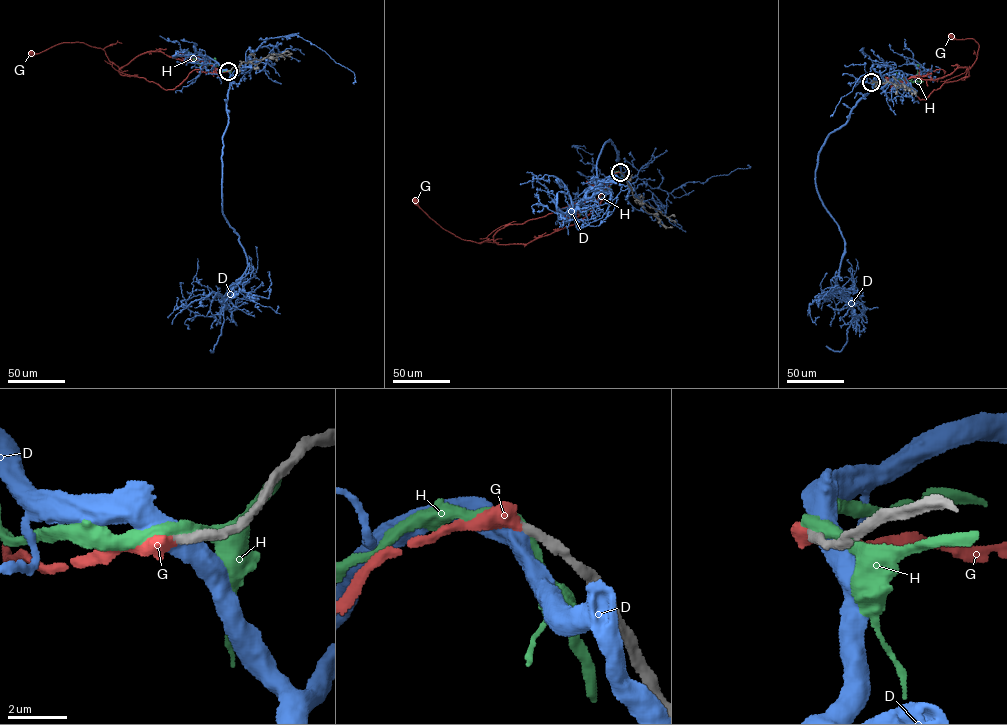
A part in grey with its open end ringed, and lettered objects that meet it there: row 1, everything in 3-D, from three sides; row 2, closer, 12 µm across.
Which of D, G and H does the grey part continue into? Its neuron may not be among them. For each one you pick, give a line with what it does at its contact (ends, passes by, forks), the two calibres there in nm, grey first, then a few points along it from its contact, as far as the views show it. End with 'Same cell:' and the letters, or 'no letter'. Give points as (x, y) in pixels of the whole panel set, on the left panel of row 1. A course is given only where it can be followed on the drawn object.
G: it ends | 300/550 nm | via (228, 71), (207, 65), (167, 90), (120, 74), (104, 50), (82, 42), (31, 53)
Same cell: G

